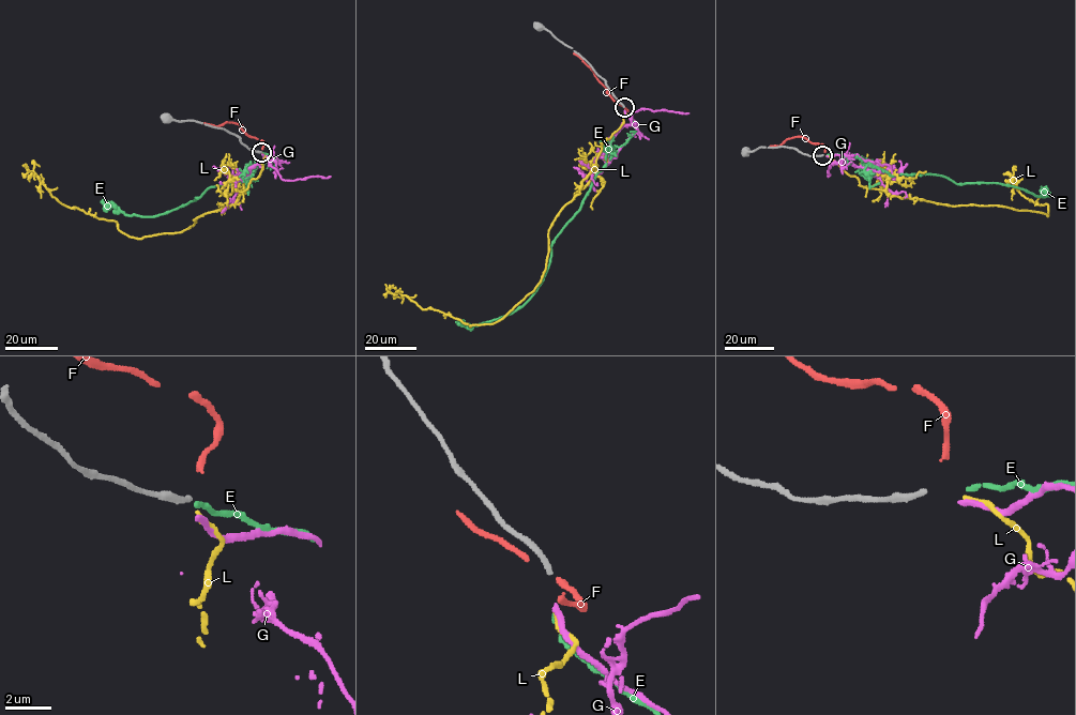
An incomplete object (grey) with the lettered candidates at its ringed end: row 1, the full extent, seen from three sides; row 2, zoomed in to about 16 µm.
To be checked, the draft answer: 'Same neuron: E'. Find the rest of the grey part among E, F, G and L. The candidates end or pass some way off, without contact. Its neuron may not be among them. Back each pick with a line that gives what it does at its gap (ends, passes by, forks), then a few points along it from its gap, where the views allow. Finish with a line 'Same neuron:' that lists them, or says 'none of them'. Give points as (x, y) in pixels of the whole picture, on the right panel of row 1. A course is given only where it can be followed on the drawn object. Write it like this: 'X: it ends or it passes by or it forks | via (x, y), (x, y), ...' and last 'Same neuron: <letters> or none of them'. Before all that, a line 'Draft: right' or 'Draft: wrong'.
Draft: right
E: it ends | via (827, 155), (859, 157), (893, 176), (927, 173), (956, 183), (999, 183), (1045, 196), (1041, 188)
Same neuron: E

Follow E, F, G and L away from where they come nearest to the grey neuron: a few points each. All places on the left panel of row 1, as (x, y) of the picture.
E: (261, 153), (275, 161), (258, 165), (238, 183), (208, 188), (196, 199), (157, 215), (124, 214), (101, 201)
F: (262, 149), (264, 143), (247, 135), (240, 124), (203, 123)
G: (261, 154), (277, 160), (267, 158), (256, 168), (243, 171), (236, 182), (224, 169), (212, 167)
L: (261, 153), (260, 173), (235, 204), (179, 232), (141, 238), (61, 204), (24, 166)

